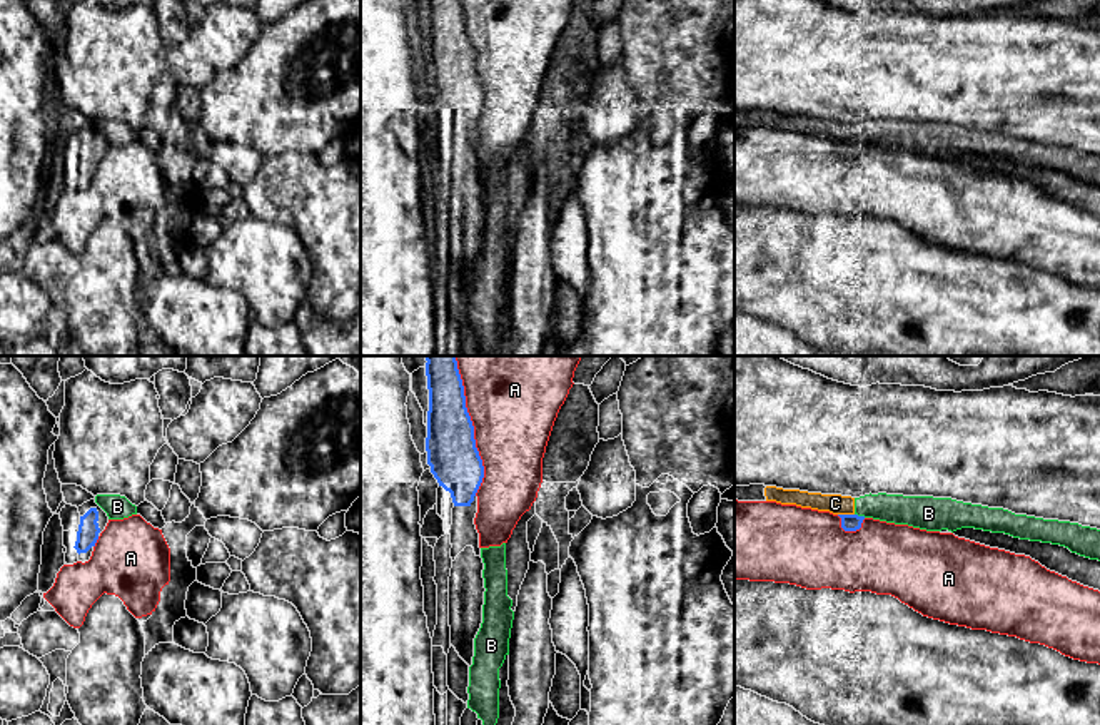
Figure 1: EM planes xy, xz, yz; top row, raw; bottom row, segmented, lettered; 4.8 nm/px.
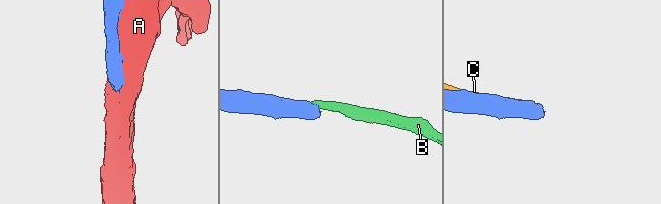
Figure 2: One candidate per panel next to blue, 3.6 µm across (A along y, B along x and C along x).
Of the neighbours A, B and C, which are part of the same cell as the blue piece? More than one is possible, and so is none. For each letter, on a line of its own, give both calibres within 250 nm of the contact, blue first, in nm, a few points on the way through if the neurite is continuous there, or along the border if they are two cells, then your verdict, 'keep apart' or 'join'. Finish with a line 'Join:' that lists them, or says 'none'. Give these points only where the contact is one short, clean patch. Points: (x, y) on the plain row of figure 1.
A: 240/400 nm | keep apart
B: 80/140 nm | keep apart
C: 80/100 nm | keep apart
Join: none

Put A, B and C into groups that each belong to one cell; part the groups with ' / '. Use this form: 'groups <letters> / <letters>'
groups A / B C

